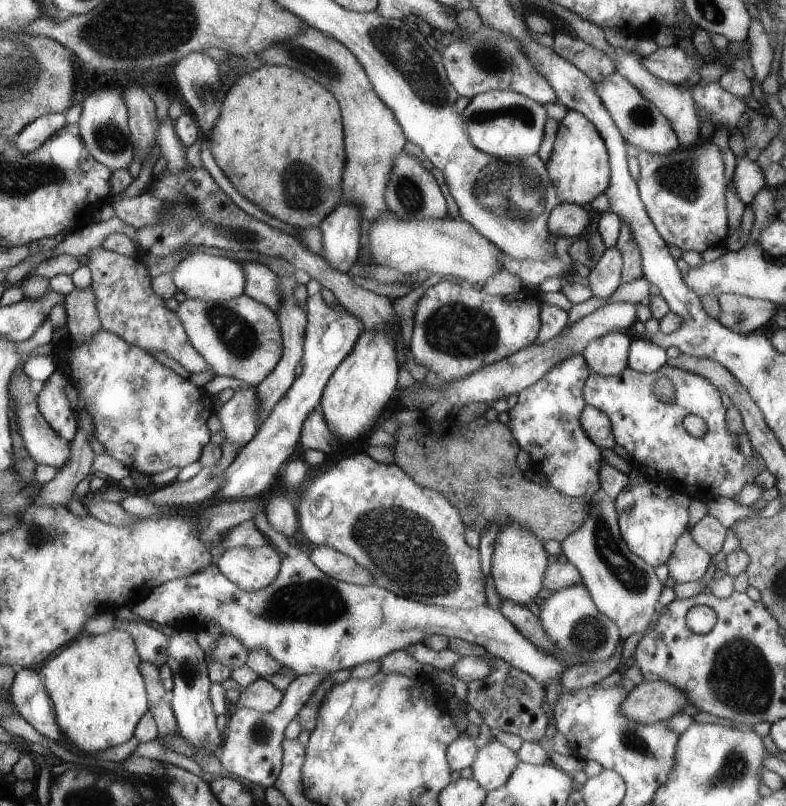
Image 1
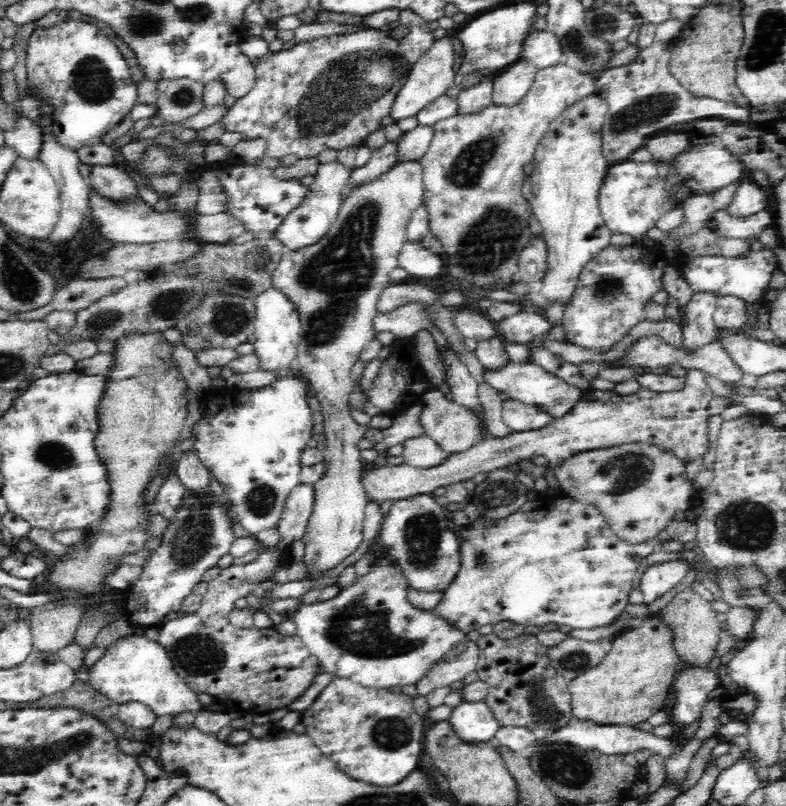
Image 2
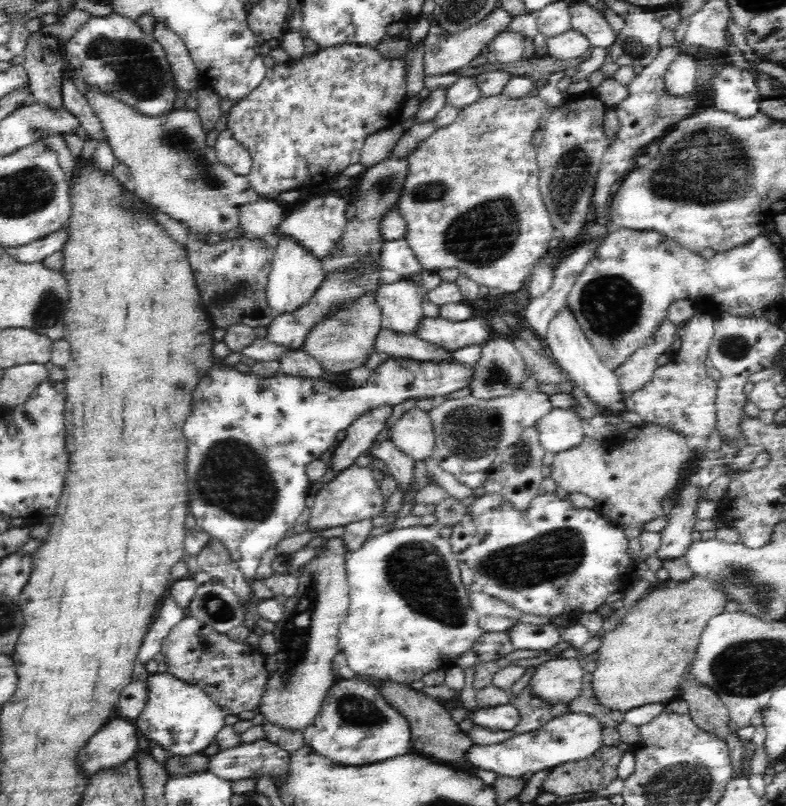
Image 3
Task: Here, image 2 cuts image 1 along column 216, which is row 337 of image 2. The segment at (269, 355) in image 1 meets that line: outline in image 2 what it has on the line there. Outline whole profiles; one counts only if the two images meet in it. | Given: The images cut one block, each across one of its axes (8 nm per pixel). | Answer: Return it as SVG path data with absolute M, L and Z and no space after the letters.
M397 162L382 178L352 190L343 200L336 220L326 236L310 247L286 251L272 274L272 286L294 303L300 315L302 336L294 363L320 402L324 442L327 444L327 449L322 450L326 472L312 484L314 508L306 532L302 535L302 542L305 544L303 562L309 572L304 577L306 582L312 582L322 576L323 572L336 568L346 557L354 554L362 542L367 496L361 478L367 465L361 461L361 450L357 443L364 439L366 427L356 423L350 415L349 394L356 391L350 371L358 362L364 346L376 336L374 316L377 314L378 298L384 288L393 284L390 272L399 266L397 258L404 244L407 244L406 229L414 210L423 204L423 192L423 167L419 162Z

